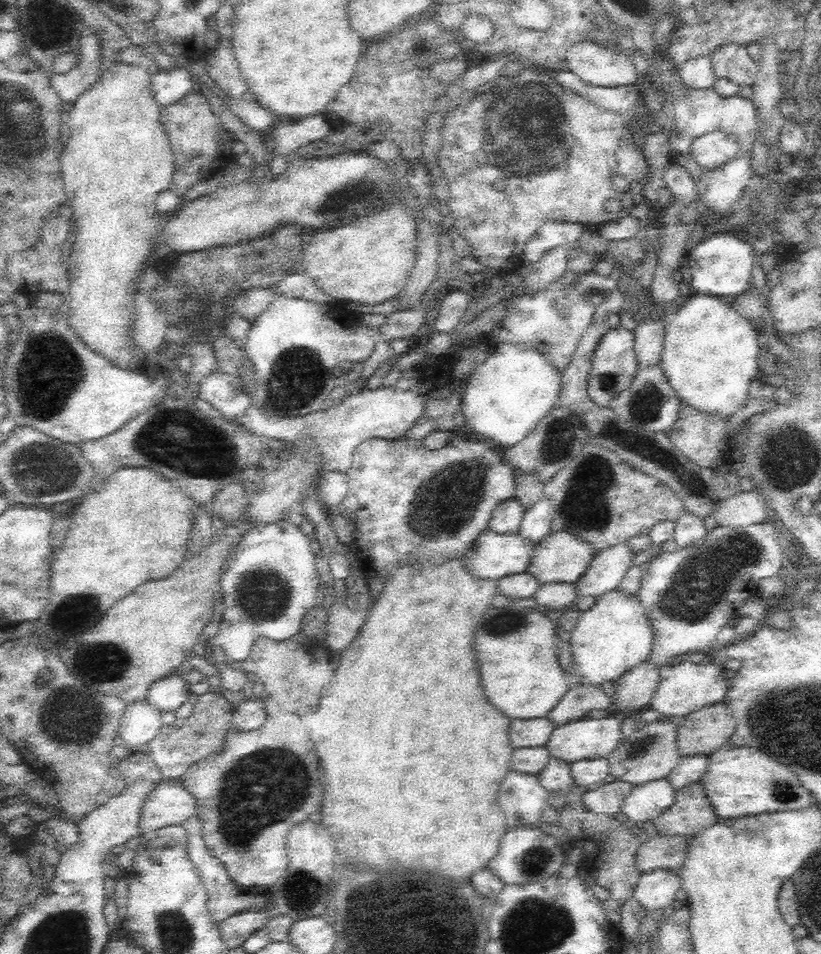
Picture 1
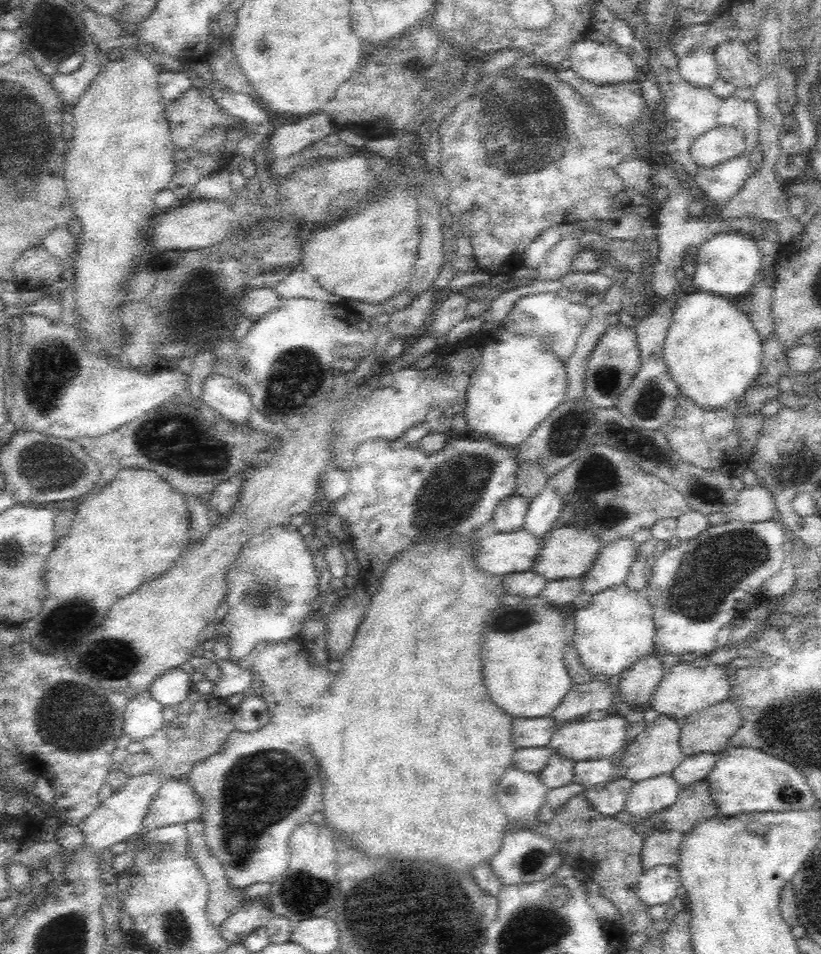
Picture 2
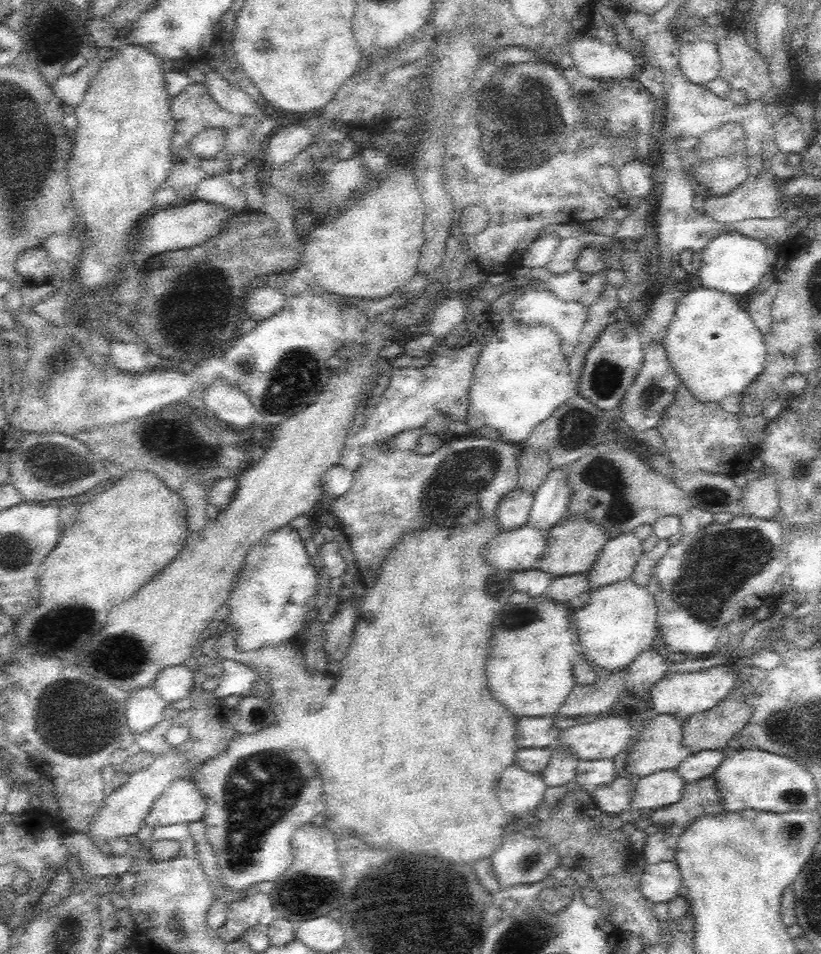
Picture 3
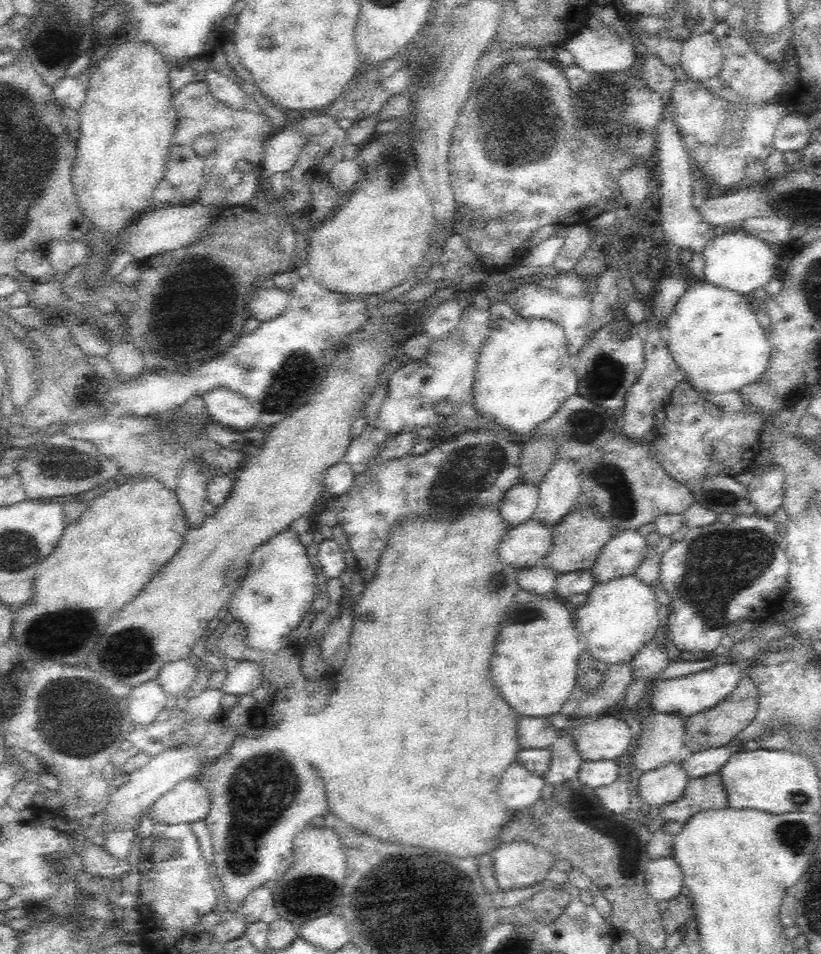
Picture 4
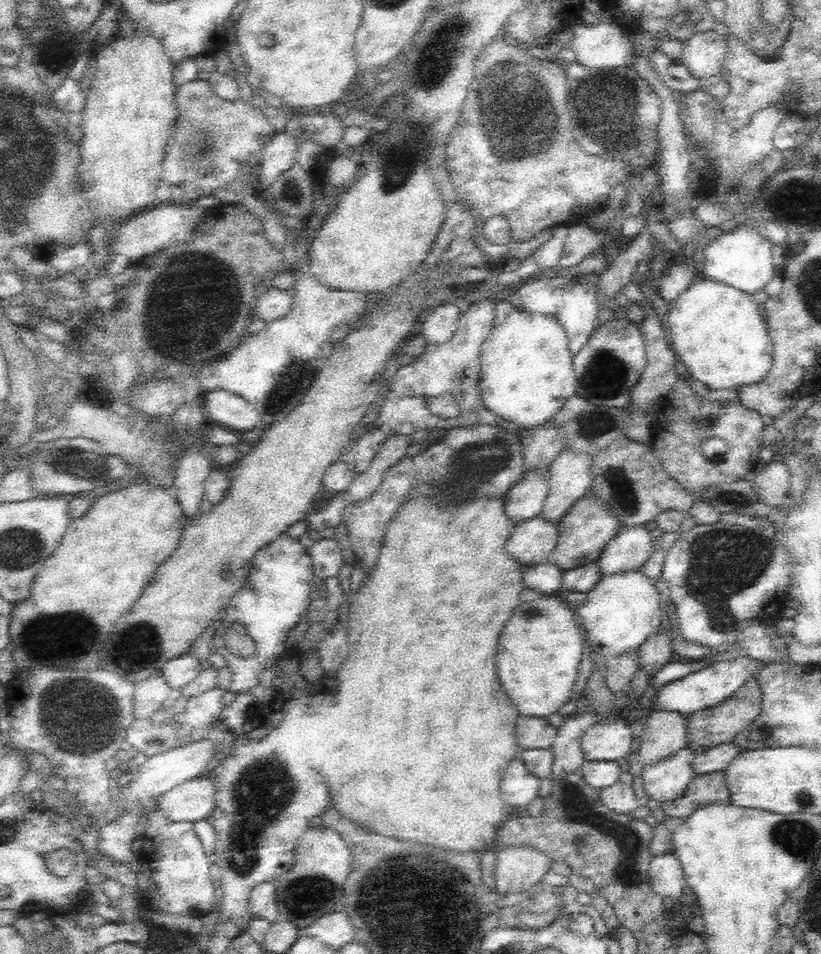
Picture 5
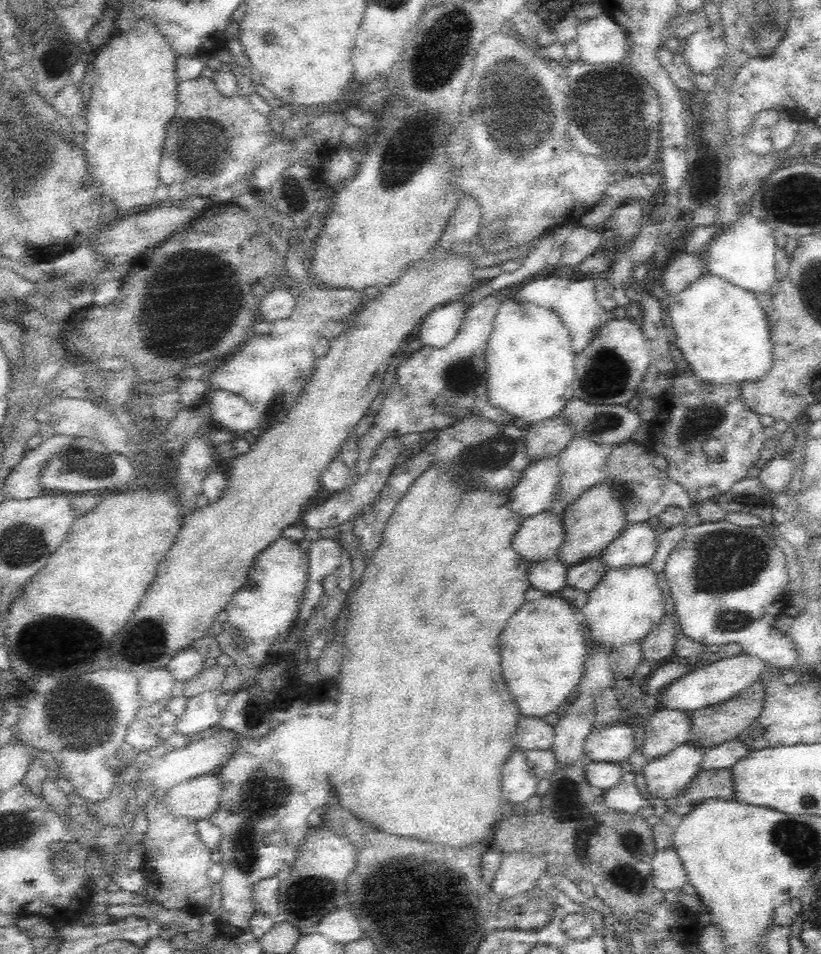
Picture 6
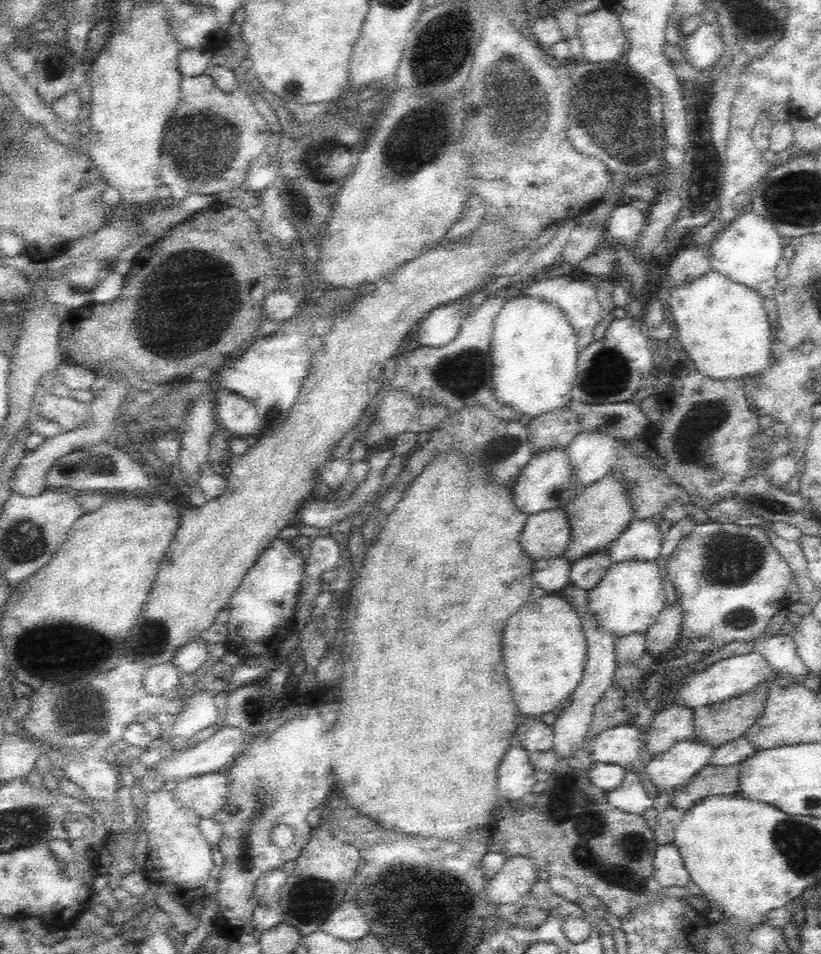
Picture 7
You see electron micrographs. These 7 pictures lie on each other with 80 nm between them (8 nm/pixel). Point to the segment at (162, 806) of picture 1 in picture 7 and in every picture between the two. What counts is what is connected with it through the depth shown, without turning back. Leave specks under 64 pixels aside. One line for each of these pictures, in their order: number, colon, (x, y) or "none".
2: (175, 803)
3: (182, 802)
4: (189, 801)
5: (193, 800)
6: (197, 798)
7: (205, 794)

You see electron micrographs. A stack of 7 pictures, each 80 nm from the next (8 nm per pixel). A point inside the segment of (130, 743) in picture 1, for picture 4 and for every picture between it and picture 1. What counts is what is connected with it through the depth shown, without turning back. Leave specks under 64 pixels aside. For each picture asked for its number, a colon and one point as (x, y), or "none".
2: (142, 717)
3: (143, 709)
4: (145, 701)

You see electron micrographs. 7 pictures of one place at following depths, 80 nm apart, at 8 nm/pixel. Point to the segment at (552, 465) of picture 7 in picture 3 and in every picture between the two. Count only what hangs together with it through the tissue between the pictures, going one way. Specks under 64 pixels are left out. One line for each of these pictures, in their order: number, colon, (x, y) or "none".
3: (513, 511)
4: (517, 506)
5: (524, 500)
6: (534, 492)

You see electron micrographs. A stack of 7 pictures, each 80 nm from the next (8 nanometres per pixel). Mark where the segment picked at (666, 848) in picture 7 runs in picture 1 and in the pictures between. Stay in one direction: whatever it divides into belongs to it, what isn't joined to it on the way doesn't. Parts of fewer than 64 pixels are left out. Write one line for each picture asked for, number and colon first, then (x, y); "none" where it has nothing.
1: (655, 890)
2: (657, 885)
3: (659, 882)
4: (664, 879)
5: (666, 874)
6: (666, 868)

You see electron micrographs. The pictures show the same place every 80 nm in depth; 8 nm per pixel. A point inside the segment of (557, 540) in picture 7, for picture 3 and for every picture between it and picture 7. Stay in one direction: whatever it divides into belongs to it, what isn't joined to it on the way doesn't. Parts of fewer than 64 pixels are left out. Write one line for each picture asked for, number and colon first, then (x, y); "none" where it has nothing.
3: (515, 550)
4: (525, 545)
5: (532, 541)
6: (539, 538)

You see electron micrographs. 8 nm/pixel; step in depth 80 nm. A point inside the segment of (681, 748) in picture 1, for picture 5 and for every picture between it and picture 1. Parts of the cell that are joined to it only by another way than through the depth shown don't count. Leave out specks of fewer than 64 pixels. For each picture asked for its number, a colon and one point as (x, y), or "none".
2: (709, 730)
3: (712, 730)
4: (715, 727)
5: (718, 724)

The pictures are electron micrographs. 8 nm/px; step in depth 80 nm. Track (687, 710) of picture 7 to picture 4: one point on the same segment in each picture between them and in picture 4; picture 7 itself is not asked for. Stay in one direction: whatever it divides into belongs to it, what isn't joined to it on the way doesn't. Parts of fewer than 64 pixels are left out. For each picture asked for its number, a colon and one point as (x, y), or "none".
4: (661, 742)
5: (664, 734)
6: (666, 729)

